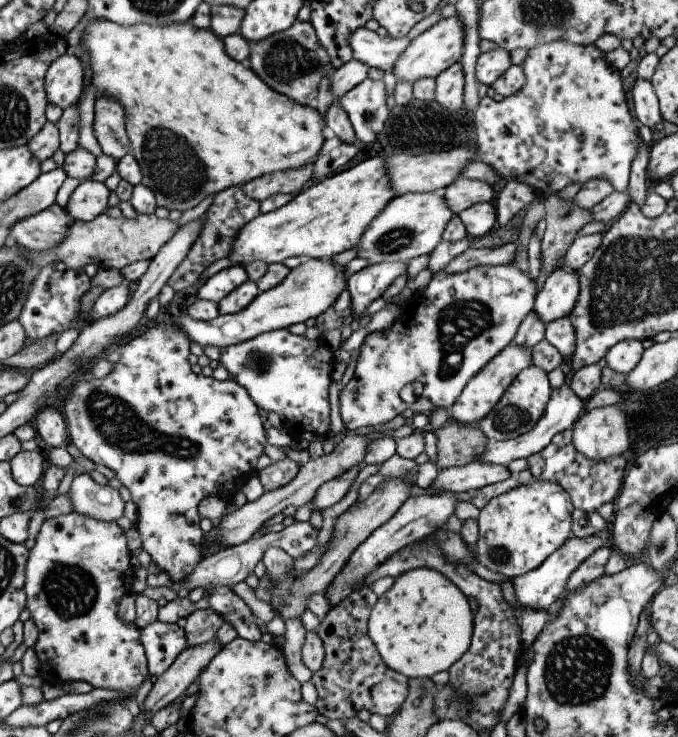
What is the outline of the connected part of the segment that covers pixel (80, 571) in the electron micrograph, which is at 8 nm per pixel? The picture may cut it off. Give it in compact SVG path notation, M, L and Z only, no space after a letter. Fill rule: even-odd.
M72 512L44 519L41 523L34 545L28 550L23 593L38 633L32 649L41 670L55 674L61 685L83 682L91 689L113 690L128 696L134 695L145 680L148 669L139 629L125 624L117 616L119 598L132 587L134 570L129 558L124 532L115 522L107 523Z

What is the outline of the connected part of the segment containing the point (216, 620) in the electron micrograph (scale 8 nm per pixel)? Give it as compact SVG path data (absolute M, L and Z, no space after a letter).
M212 609L193 610L186 617L185 626L183 626L187 647L209 642L211 638L214 638L222 622L225 620Z

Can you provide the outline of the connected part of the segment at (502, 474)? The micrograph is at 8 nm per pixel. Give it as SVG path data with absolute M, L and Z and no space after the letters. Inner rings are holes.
M474 461L463 466L439 469L427 489L453 493L476 492L484 486L501 482L508 477L509 472L505 466Z

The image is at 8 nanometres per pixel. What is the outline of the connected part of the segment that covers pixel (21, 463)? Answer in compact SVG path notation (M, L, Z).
M39 450L20 451L9 461L10 474L15 484L23 487L38 485L43 475L43 458Z

